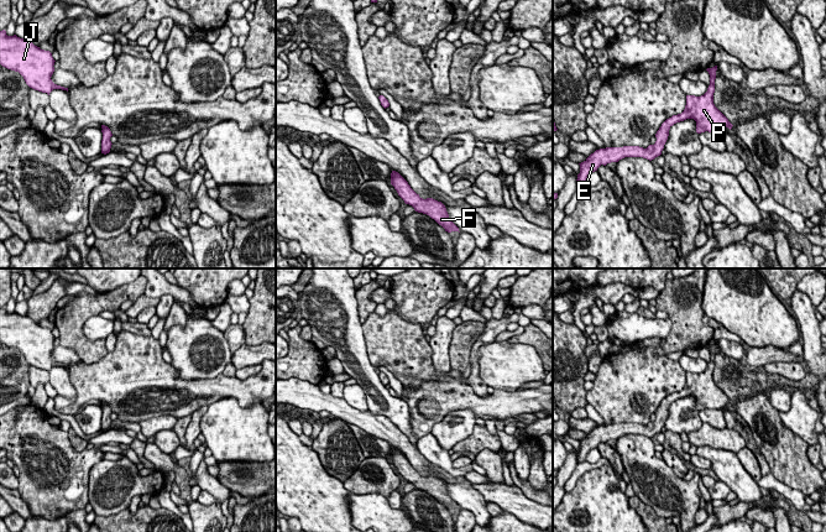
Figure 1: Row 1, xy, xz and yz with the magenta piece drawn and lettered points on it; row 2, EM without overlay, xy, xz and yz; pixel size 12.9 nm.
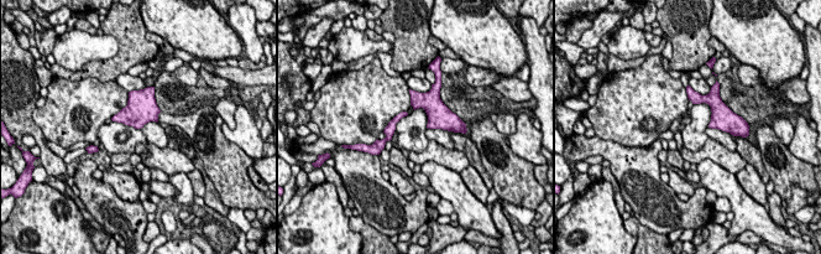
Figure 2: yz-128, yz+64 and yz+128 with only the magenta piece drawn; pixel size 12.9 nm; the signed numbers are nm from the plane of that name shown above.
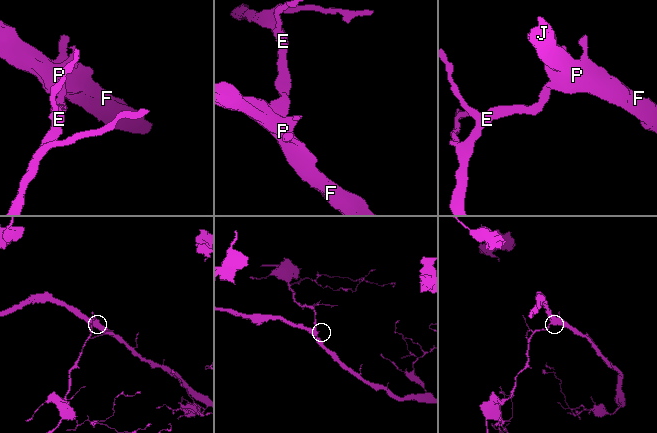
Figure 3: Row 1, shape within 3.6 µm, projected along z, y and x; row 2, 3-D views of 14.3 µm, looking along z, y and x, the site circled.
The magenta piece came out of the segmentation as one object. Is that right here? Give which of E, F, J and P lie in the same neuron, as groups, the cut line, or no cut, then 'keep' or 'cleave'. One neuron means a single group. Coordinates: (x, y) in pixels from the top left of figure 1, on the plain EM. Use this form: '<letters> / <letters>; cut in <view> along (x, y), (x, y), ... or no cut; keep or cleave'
E F J P; no cut; keep

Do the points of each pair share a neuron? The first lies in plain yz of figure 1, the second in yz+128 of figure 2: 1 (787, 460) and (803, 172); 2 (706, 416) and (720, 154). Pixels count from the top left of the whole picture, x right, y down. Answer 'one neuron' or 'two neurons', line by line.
1: one neuron
2: two neurons

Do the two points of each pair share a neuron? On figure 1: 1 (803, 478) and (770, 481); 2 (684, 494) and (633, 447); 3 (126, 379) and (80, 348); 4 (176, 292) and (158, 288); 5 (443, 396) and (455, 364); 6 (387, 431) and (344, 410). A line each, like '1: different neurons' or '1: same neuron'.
1: different neurons
2: same neuron
3: different neurons
4: same neuron
5: different neurons
6: same neuron

